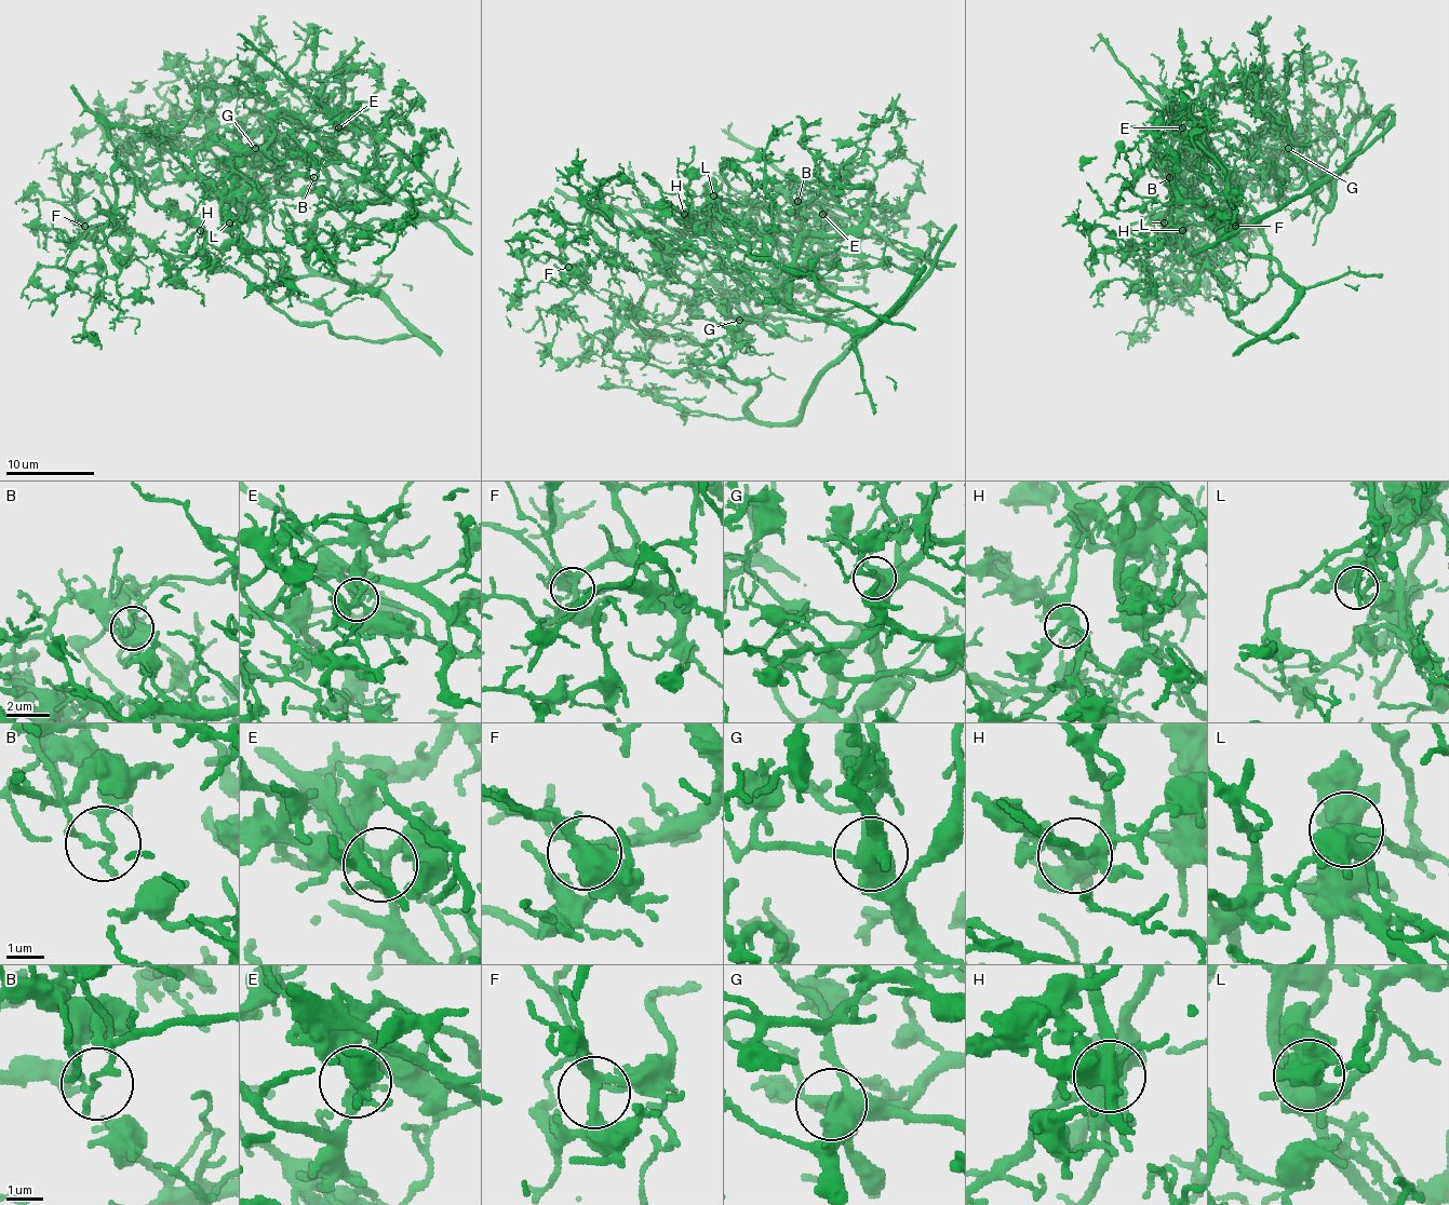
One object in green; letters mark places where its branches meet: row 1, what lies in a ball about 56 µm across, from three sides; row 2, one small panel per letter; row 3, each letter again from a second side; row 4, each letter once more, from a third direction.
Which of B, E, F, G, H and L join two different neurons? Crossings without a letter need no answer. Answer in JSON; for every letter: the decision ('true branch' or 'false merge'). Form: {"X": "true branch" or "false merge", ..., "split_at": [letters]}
{"B": "false merge", "E": "false merge", "F": "true branch", "G": "true branch", "H": "true branch", "L": "false merge", "split_at": ["B", "E", "L"]}

